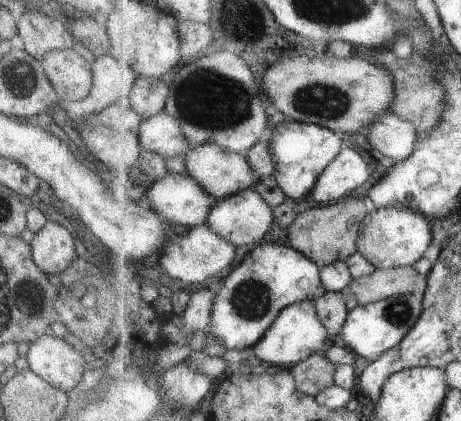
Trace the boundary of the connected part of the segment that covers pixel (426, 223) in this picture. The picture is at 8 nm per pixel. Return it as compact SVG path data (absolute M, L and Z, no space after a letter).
M382 207L372 211L363 224L359 251L378 269L391 269L416 264L428 255L434 242L434 226L427 214L414 207Z

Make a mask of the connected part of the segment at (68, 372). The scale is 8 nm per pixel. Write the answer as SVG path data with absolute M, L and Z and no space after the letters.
M44 335L30 346L28 369L54 388L72 392L89 367L83 353L60 337Z

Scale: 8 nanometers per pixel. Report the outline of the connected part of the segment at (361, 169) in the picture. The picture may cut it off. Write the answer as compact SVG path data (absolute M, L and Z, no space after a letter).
M345 148L339 157L320 175L311 197L320 204L332 204L354 192L370 180L372 170L366 158L354 148Z

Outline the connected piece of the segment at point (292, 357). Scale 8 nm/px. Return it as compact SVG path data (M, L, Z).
M314 300L302 301L284 309L276 319L272 328L265 337L254 347L258 358L271 365L287 367L288 364L298 364L319 353L326 344L330 344L331 332L319 315L317 304Z

